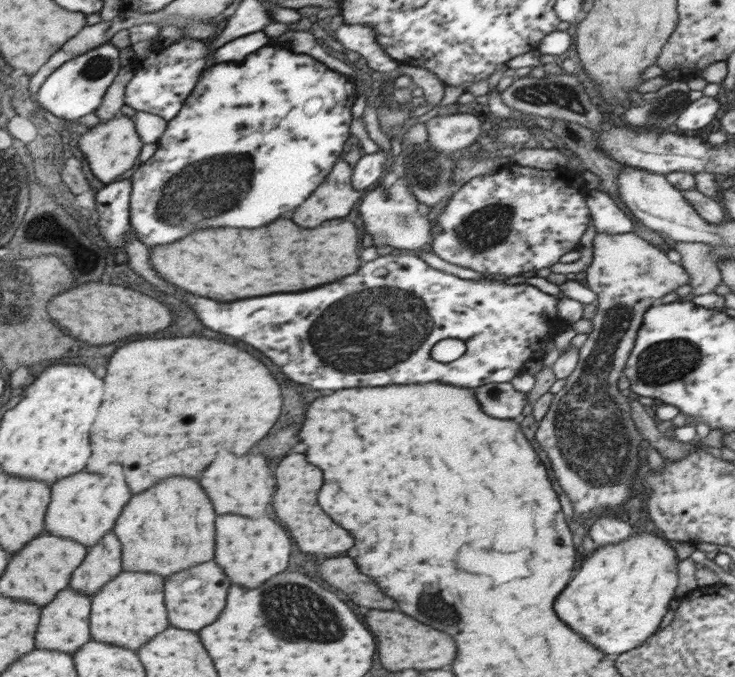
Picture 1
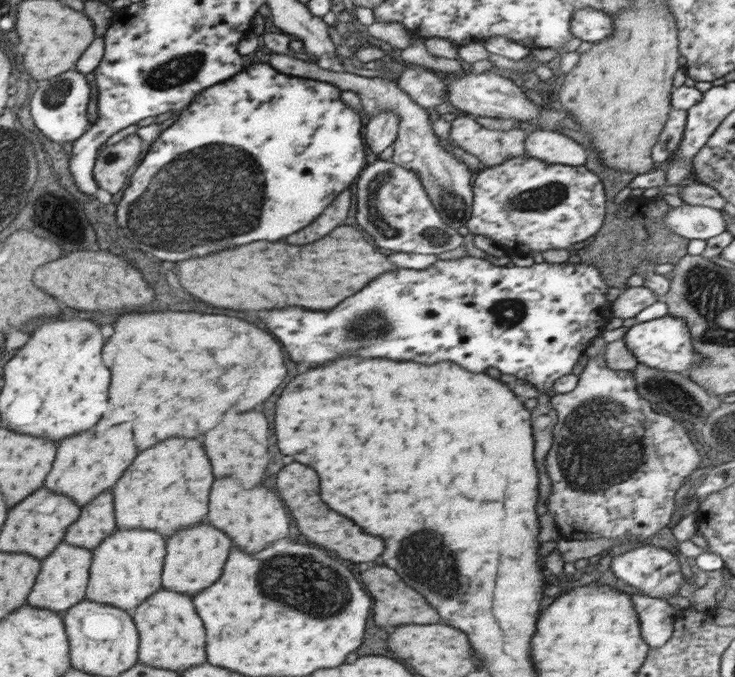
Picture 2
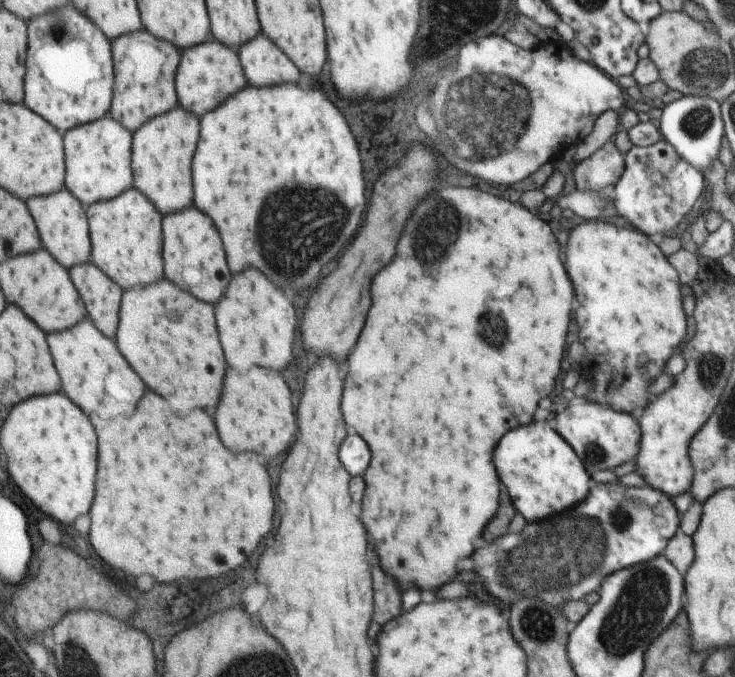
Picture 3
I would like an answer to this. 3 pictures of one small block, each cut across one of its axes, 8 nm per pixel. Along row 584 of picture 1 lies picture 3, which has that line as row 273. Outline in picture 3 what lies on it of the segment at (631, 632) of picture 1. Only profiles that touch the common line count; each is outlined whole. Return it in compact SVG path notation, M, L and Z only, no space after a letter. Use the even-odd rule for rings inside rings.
M582 222L570 230L568 244L566 244L566 268L568 276L572 278L574 292L578 294L578 308L576 320L580 324L580 340L588 344L586 348L586 362L581 362L581 376L591 381L591 389L583 400L596 402L602 406L610 406L614 410L631 414L633 410L644 410L651 398L648 388L660 374L662 366L668 358L672 358L674 348L682 342L687 331L686 314L682 308L682 294L678 272L668 262L662 250L653 242L652 238L630 226L616 226L610 222ZM592 328L594 328L594 342L592 342ZM610 328L610 332L606 332ZM608 336L608 342L606 342ZM602 340L602 342L598 342ZM592 344L598 344L598 350L593 352ZM614 346L614 348L606 348Z

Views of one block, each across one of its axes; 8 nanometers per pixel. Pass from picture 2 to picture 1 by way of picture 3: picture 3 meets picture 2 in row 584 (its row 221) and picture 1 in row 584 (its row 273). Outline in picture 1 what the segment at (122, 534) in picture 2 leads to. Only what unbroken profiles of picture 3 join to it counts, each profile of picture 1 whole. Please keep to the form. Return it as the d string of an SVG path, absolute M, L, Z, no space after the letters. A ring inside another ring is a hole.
M126 571L118 573L92 598L92 638L120 647L138 650L169 627L168 608L164 596L165 578L150 572Z

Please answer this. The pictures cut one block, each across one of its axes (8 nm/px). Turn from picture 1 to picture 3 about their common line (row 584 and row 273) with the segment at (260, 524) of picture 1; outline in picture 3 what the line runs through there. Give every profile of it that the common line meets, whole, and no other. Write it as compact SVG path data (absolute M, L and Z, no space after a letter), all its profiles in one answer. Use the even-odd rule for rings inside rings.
M250 268L234 276L226 298L218 302L218 330L222 330L222 346L226 346L226 362L236 372L244 374L252 366L268 366L272 370L286 370L292 364L292 350L296 338L296 312L284 292Z

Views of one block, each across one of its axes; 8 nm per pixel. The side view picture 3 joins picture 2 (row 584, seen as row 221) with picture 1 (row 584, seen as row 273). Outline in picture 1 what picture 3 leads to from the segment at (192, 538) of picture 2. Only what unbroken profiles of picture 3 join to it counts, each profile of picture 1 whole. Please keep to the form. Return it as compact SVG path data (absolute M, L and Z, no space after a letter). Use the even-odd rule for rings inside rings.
M214 560L182 570L180 574L174 573L165 578L165 581L165 606L168 608L169 625L173 627L198 632L200 628L214 622L218 614L224 610L230 578L224 574L224 570Z

